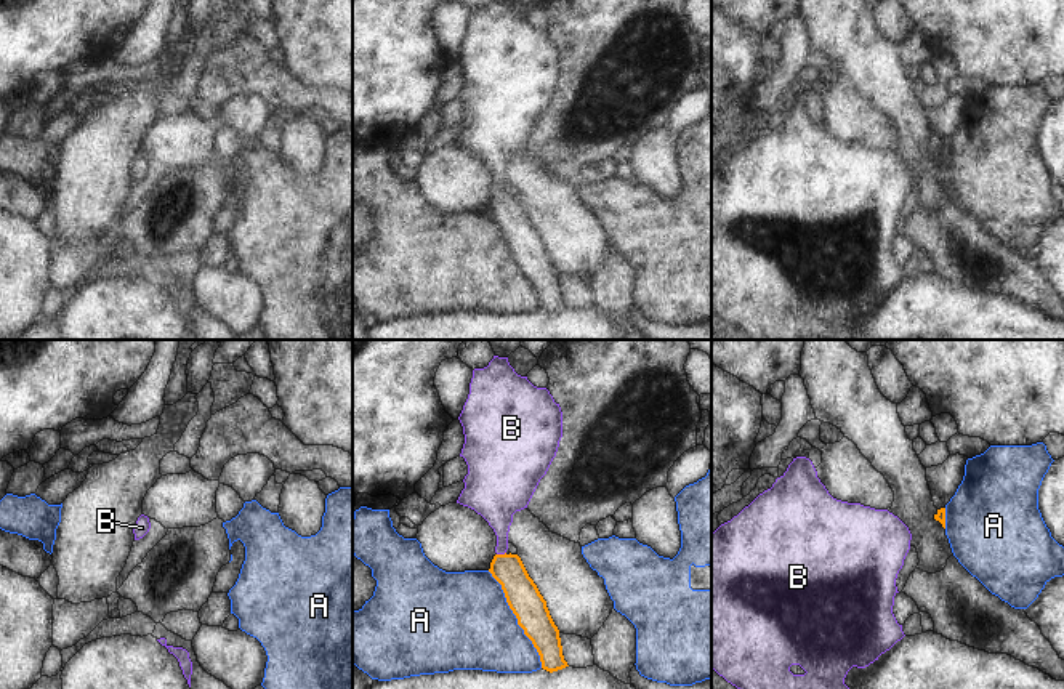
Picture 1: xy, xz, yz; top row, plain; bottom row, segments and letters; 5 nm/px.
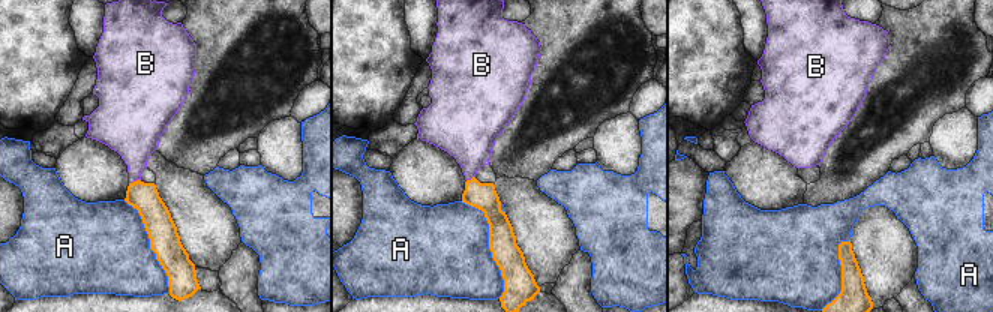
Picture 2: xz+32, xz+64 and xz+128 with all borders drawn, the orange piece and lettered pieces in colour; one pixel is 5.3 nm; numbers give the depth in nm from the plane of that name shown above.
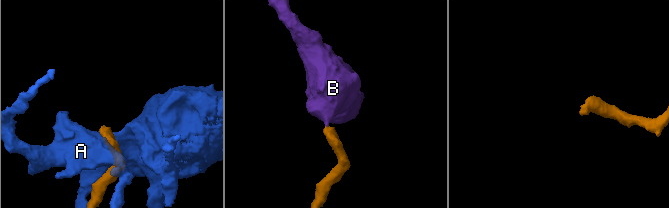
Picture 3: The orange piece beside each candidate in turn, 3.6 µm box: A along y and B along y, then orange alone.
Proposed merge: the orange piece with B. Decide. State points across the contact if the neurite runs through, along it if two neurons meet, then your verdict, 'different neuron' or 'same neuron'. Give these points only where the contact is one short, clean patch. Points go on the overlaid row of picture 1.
way xz (523, 596), (500, 555), (500, 516), (497, 505); same neuron

